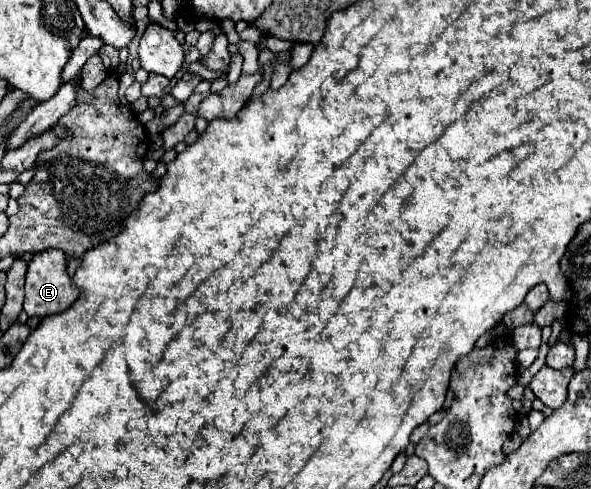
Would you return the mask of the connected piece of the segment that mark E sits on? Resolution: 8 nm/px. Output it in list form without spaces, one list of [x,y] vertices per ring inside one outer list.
[[[43,250],[33,256],[27,270],[27,282],[25,282],[25,312],[29,316],[47,316],[47,314],[59,314],[67,310],[77,298],[79,288],[73,284],[73,280],[67,274],[67,256],[59,250]]]

